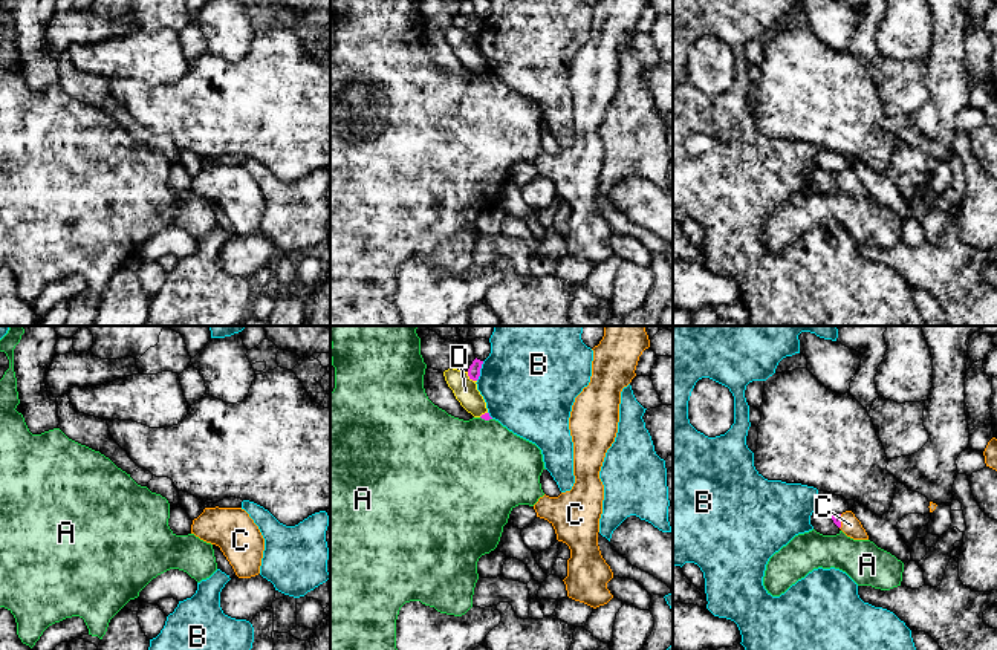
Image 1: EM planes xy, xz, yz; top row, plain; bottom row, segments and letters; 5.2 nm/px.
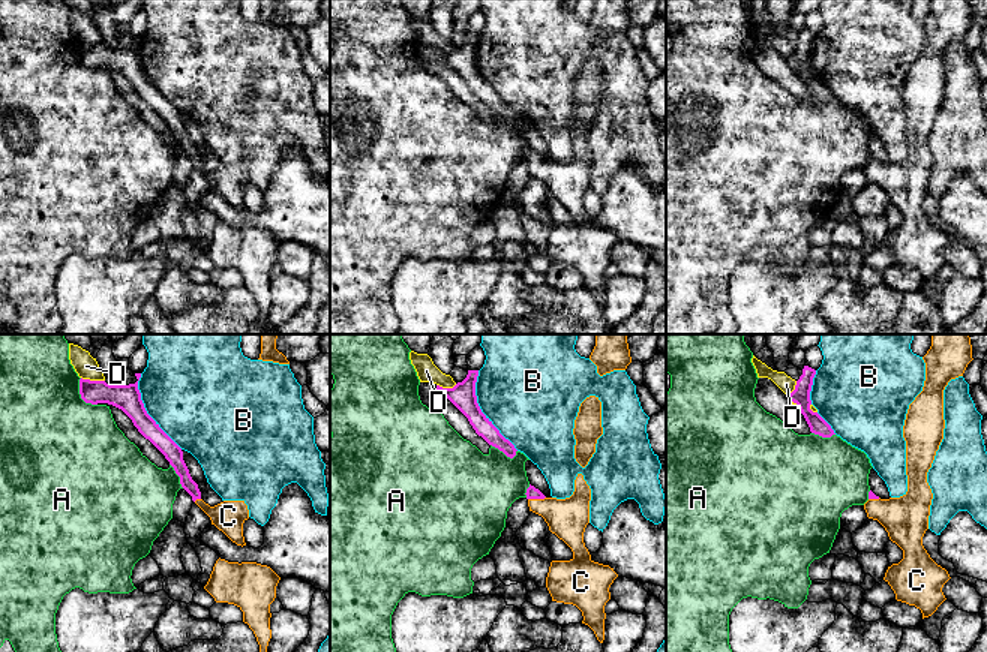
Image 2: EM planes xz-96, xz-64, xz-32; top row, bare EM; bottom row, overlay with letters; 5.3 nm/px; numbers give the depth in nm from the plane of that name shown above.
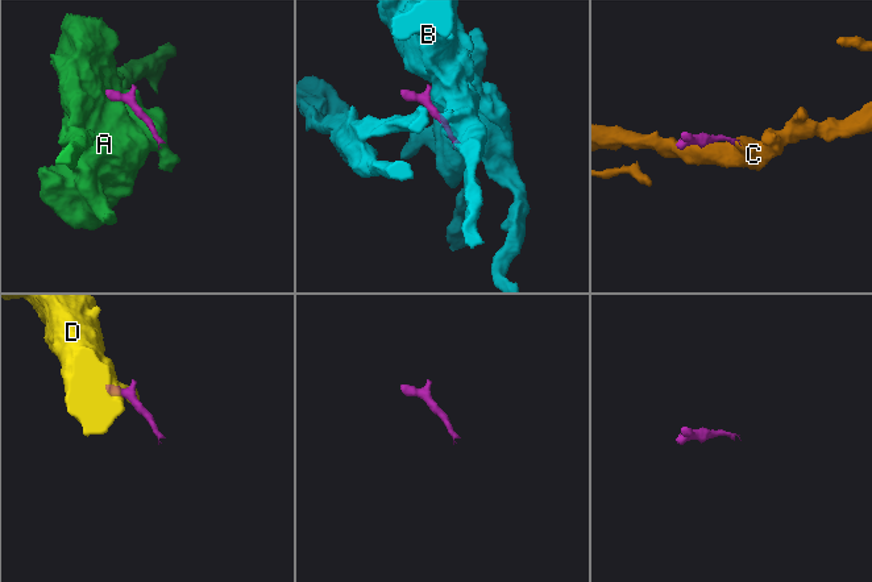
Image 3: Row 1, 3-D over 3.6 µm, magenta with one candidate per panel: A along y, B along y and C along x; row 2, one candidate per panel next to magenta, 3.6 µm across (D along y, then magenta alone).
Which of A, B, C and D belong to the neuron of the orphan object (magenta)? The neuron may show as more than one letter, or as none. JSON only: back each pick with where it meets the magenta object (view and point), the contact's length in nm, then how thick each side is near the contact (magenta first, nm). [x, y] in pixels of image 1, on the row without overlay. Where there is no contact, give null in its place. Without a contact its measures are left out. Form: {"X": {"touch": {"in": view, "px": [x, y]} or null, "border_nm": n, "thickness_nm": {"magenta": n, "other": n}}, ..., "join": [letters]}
{"C": {"touch": {"in": "yz", "px": [840, 179]}, "border_nm": 80, "thickness_nm": {"magenta": 50, "other": 100}}, "join": ["C"]}

